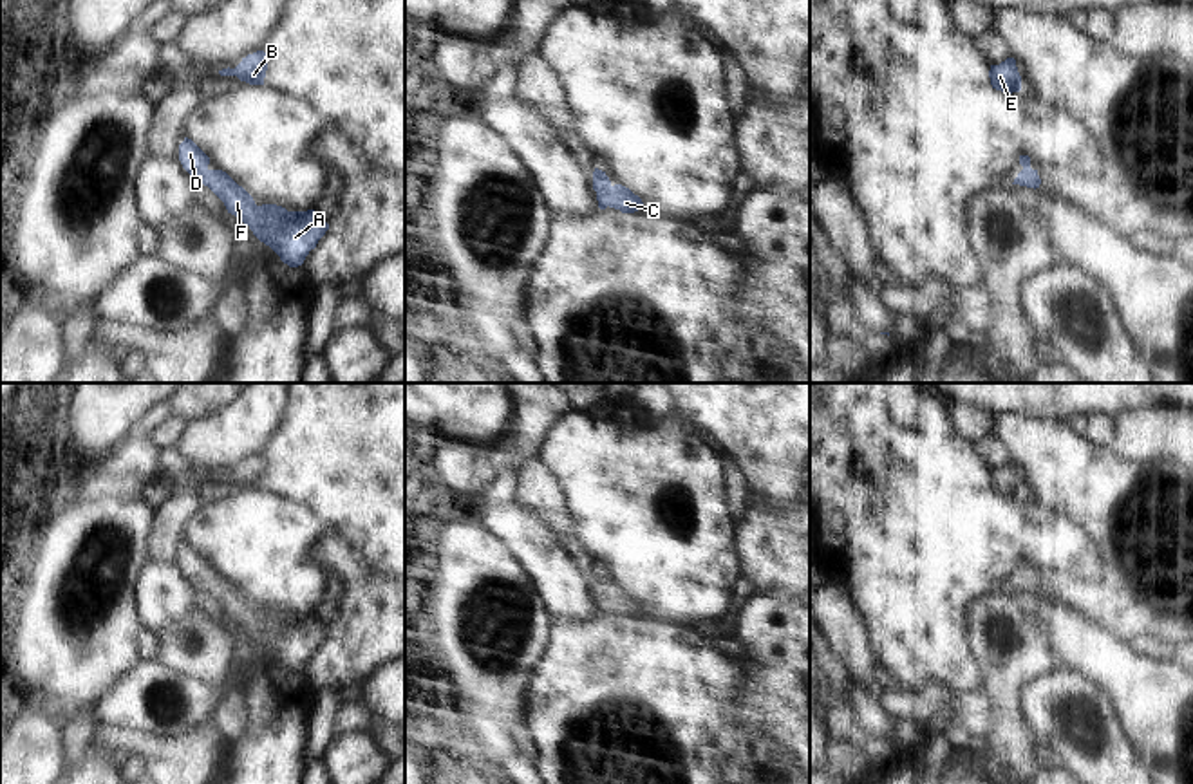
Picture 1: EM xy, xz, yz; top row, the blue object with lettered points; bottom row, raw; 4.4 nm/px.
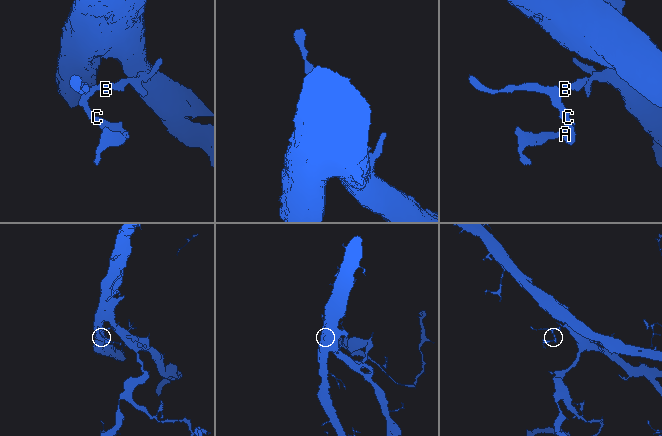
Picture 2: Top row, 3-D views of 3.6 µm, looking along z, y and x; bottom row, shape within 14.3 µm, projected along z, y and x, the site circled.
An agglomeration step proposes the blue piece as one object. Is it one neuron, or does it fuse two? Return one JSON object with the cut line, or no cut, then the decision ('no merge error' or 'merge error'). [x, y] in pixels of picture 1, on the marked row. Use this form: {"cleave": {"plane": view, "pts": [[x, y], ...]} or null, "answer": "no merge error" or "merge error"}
{"cleave": null, "answer": "no merge error"}

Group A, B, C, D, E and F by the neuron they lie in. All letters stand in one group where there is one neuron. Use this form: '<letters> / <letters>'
A B C D E F

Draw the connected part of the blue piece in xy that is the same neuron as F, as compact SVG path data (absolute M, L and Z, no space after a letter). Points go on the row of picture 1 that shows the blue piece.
M188 137L179 145L179 161L197 184L208 186L253 235L269 246L284 264L298 267L329 229L315 211L287 211L277 204L257 206L253 197L226 172L210 170L210 157Z

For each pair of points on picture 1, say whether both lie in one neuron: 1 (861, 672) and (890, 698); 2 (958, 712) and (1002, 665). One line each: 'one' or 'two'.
1: two
2: two

